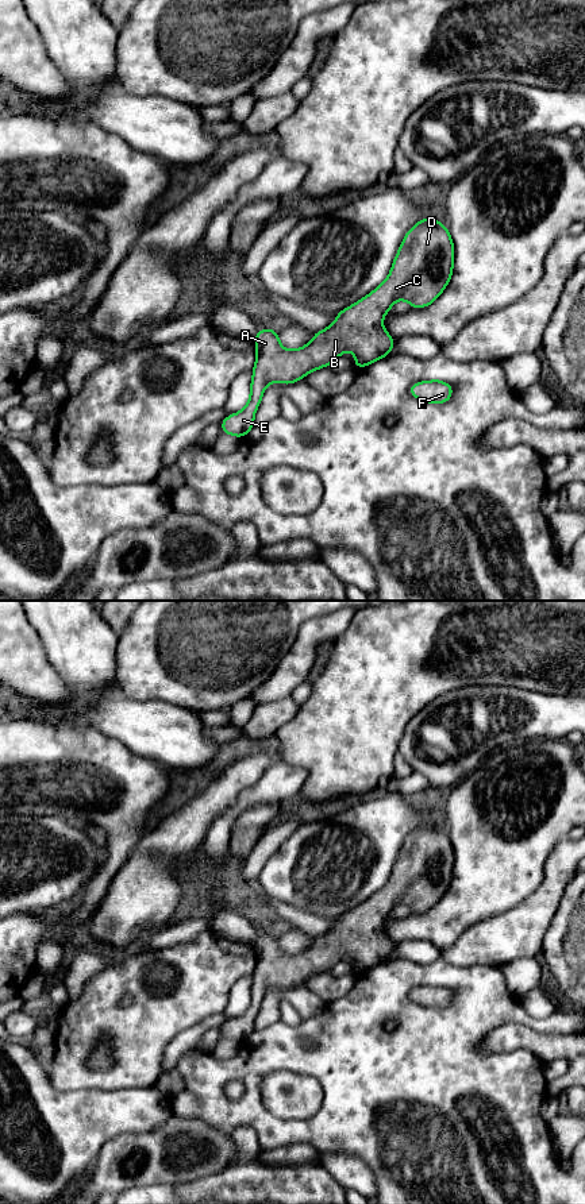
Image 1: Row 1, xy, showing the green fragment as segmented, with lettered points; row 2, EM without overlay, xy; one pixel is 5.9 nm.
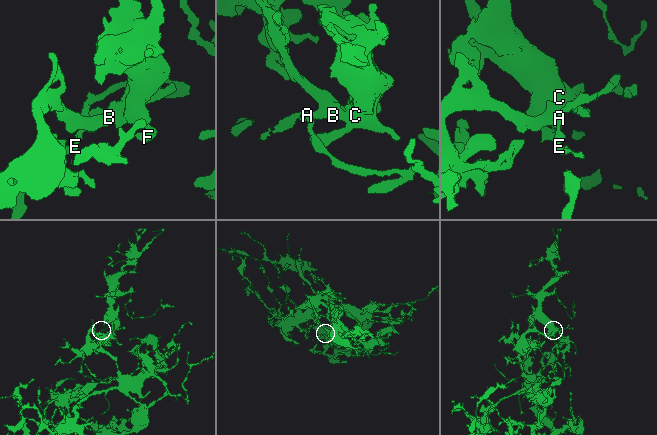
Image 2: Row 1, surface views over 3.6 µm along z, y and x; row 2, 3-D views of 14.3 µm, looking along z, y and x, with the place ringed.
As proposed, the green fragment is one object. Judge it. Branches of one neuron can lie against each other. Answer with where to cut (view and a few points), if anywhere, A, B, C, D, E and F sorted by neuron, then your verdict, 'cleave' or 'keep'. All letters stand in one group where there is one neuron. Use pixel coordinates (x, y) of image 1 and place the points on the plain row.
cut none; groups A B C D E F; keep

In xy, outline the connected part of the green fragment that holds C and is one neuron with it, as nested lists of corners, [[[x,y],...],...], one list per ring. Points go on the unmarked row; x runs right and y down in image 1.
[[[424,822],[405,838],[388,883],[366,902],[336,918],[336,925],[328,933],[316,937],[307,950],[299,954],[284,954],[280,949],[280,938],[270,933],[258,935],[254,942],[257,965],[253,972],[250,1004],[240,1016],[230,1019],[222,1026],[222,1039],[228,1038],[240,1043],[253,1034],[254,1019],[265,992],[272,987],[285,989],[299,987],[317,973],[332,970],[346,954],[354,958],[357,975],[388,961],[393,953],[395,943],[382,930],[384,921],[399,904],[408,906],[412,914],[431,910],[450,887],[453,871],[454,849],[449,833],[439,825]]]

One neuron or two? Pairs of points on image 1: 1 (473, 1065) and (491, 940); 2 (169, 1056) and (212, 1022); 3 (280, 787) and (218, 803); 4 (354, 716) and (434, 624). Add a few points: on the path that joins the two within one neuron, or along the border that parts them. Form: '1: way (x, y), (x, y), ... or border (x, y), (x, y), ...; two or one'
1: border (454, 965), (499, 967); two
2: way (180, 1045), (201, 1027); one
3: border (261, 778), (214, 819); two
4: way (366, 693), (411, 647); one

